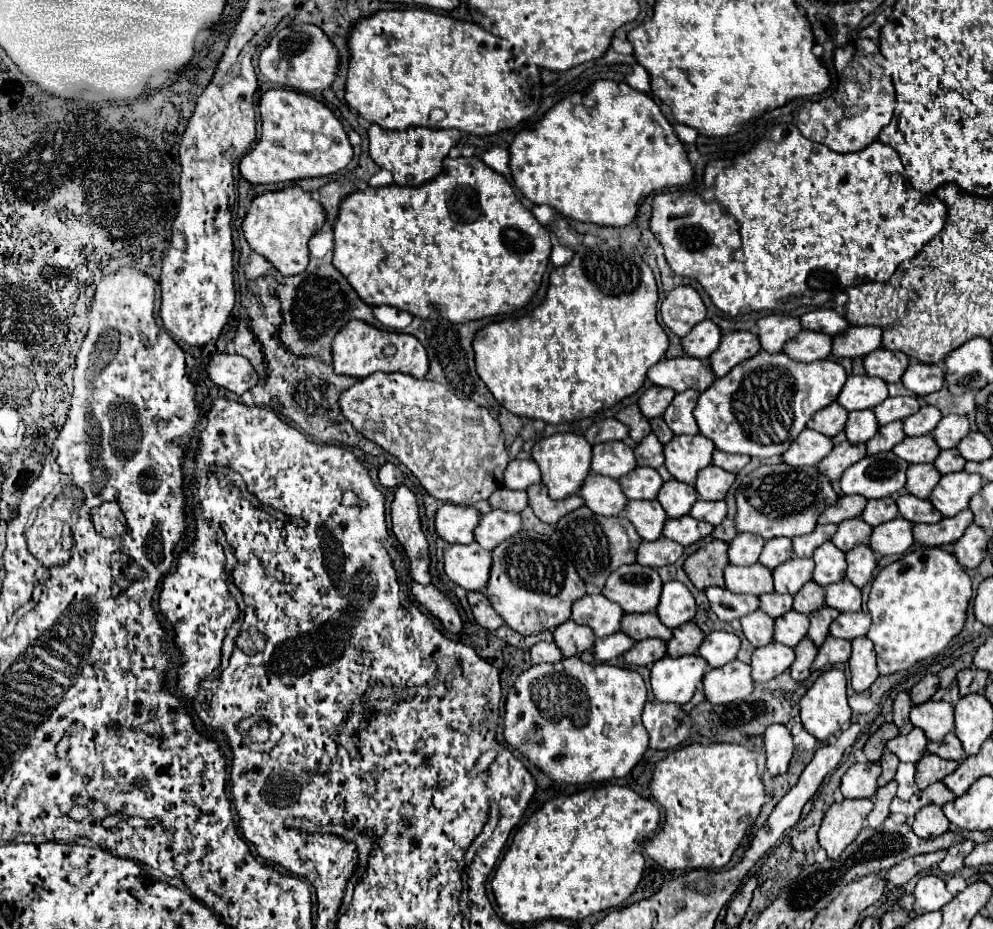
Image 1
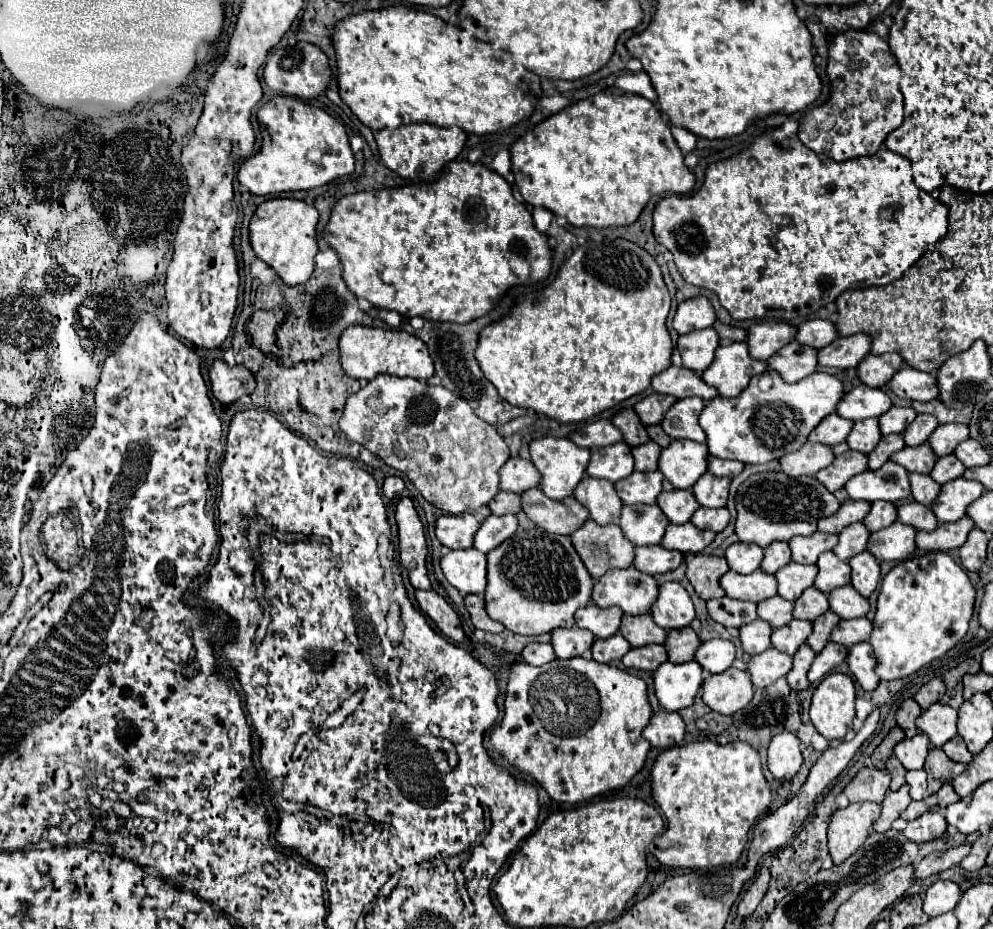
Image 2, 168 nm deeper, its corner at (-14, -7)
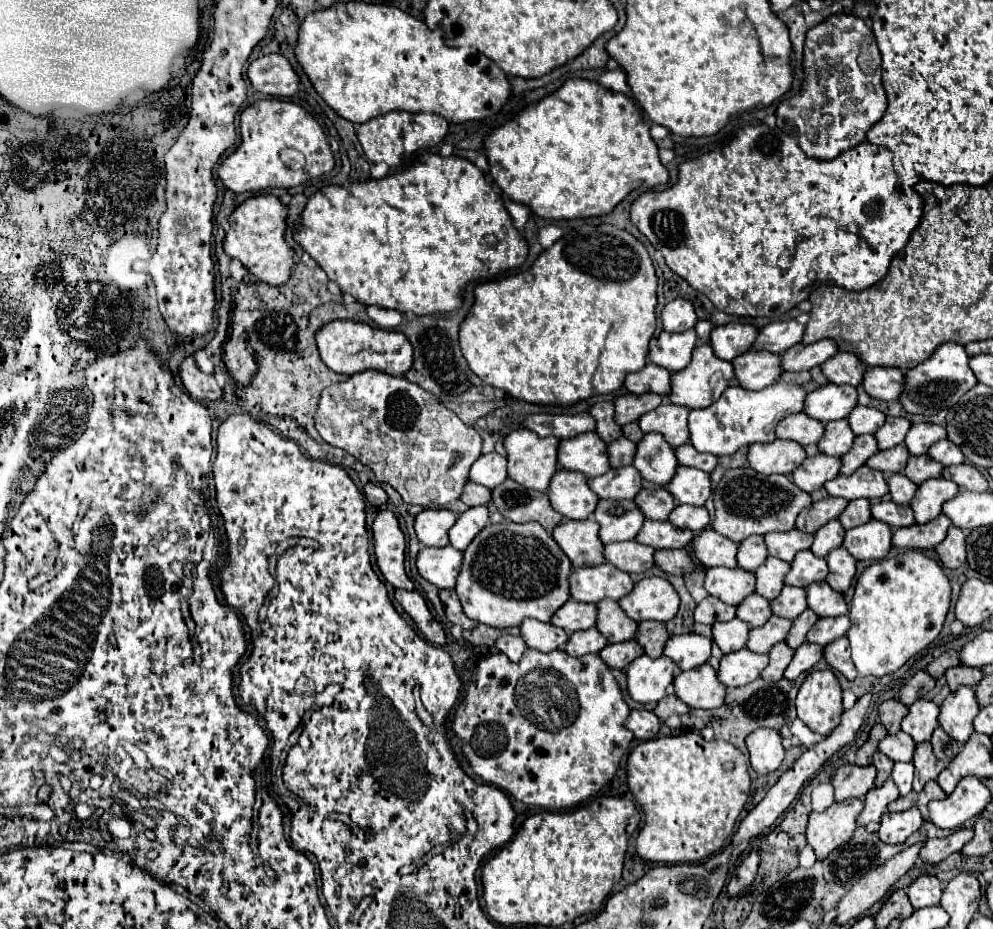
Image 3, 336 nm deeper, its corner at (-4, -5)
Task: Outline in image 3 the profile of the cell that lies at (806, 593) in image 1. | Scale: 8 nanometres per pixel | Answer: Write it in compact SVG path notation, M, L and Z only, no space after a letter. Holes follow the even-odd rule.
M784 586L782 594L772 600L774 616L782 616L790 620L800 616L800 612L804 612L806 608L808 608L808 602L804 596L804 588L796 588L796 586Z

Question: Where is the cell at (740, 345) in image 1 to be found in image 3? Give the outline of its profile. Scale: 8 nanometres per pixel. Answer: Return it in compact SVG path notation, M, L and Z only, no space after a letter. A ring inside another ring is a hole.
M702 344L698 348L694 348L692 354L692 362L688 364L688 368L672 374L672 394L670 400L674 404L682 404L688 408L706 408L712 402L716 402L722 392L730 386L730 382L734 380L734 368L732 362L720 360L714 352L710 344Z

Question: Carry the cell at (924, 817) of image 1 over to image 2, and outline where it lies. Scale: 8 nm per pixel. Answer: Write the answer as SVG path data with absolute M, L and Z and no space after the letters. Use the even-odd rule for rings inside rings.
M926 812L908 822L902 834L910 842L926 842L932 838L940 838L946 832L946 820L940 812Z

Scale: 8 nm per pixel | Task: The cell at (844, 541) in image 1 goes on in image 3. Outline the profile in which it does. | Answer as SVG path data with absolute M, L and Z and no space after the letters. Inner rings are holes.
M838 520L828 522L826 526L822 526L822 528L814 534L812 552L814 552L816 556L826 558L826 556L828 556L828 552L832 552L834 548L842 546L844 536L846 536L846 530L844 530L844 526L842 526Z

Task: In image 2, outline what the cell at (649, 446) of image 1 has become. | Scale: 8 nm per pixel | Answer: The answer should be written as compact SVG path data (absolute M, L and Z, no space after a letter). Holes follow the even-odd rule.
M646 442L642 446L636 446L632 448L632 454L634 454L634 470L640 470L640 472L652 472L652 470L658 470L658 454L660 454L660 446L656 442Z

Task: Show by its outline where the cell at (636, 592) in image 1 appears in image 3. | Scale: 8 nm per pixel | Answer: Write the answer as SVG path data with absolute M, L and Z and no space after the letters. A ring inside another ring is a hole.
M604 562L592 568L574 568L570 574L570 596L578 602L598 604L600 600L620 600L632 592L630 574Z

